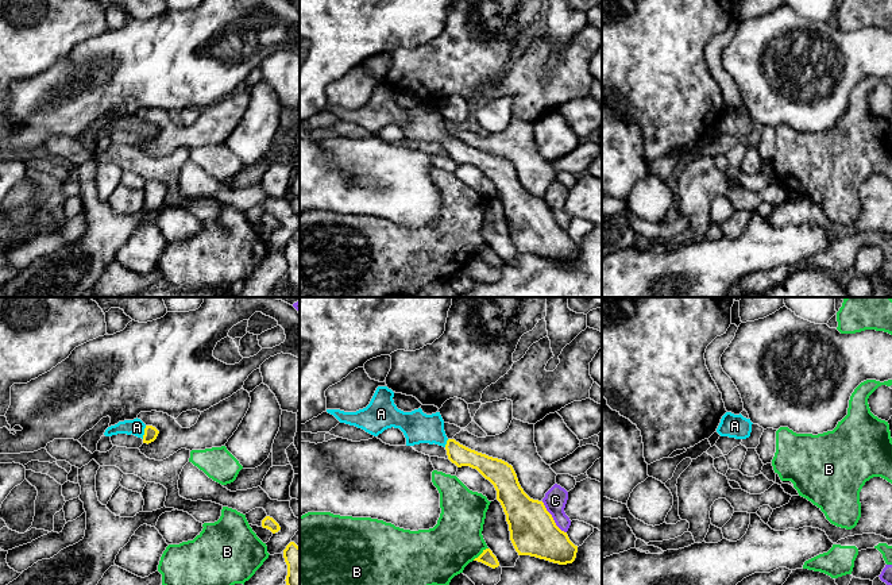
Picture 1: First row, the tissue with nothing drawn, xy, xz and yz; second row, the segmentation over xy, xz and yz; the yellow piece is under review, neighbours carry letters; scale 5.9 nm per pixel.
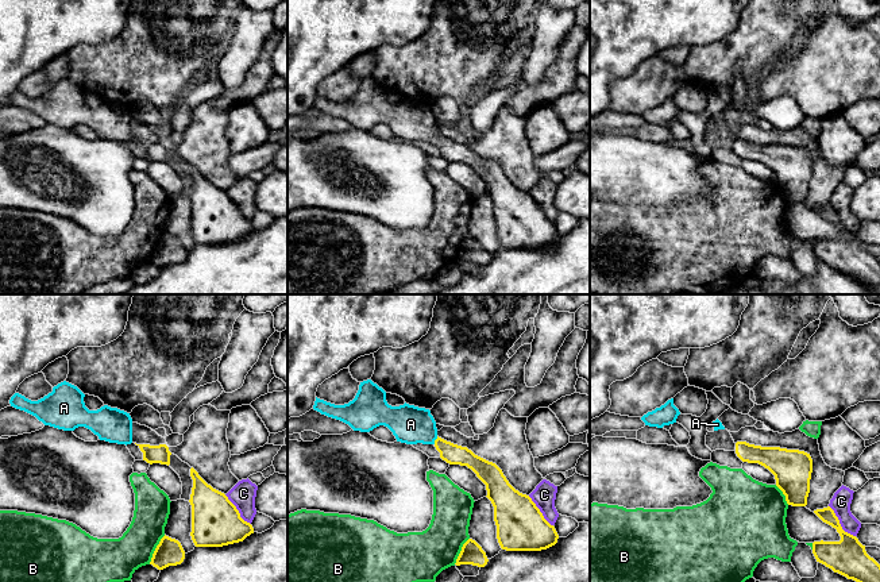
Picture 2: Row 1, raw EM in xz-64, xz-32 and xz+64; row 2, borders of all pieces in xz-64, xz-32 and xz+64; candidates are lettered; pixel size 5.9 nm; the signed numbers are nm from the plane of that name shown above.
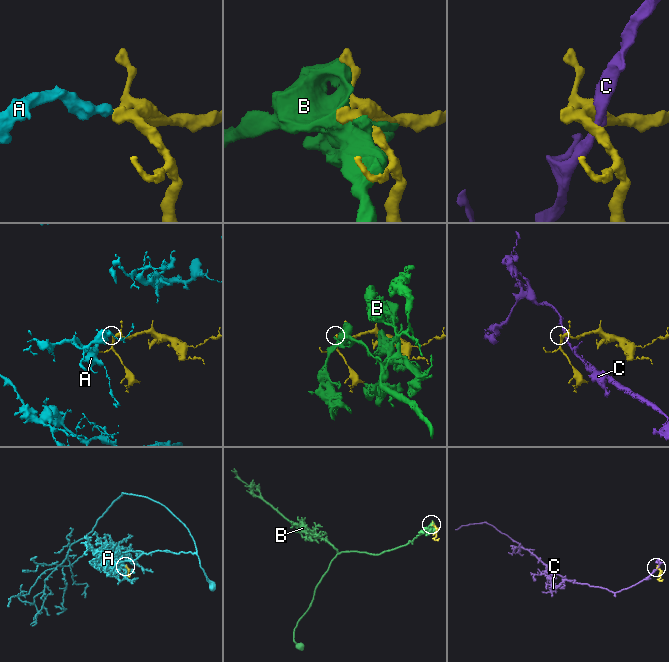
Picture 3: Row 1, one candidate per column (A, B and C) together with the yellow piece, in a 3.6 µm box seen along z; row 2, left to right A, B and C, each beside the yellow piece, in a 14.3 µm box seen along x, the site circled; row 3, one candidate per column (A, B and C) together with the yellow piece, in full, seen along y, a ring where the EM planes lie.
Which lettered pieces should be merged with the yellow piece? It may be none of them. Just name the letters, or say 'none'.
A

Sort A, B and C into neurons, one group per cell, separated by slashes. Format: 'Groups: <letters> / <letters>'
Groups: A / B / C

